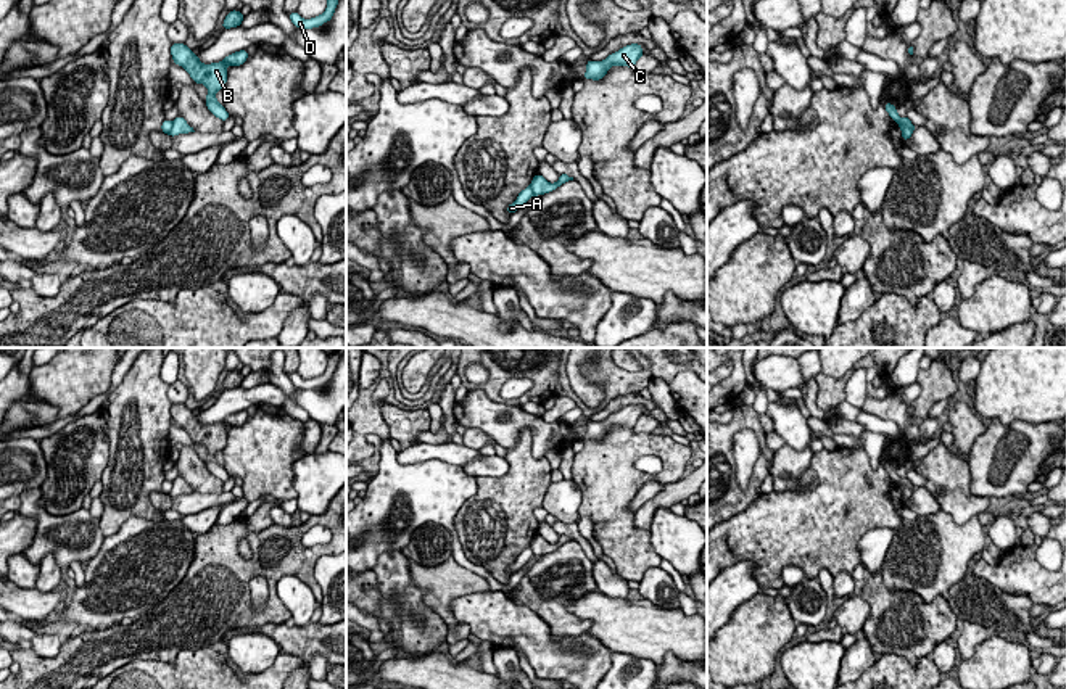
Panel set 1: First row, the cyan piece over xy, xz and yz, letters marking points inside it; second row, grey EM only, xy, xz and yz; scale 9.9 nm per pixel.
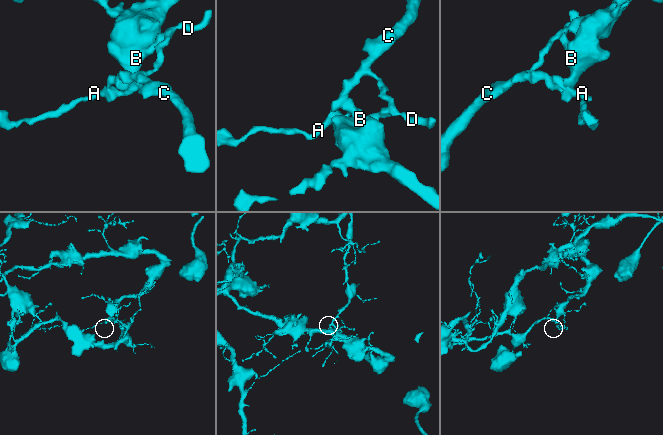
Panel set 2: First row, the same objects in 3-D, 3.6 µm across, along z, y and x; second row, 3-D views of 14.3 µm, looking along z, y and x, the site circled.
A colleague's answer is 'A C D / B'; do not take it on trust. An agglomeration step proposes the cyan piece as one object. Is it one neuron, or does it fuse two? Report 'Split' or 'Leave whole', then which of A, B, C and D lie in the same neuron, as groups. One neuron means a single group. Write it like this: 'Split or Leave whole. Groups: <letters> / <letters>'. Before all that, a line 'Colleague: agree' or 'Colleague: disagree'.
Colleague: agree
Split. Groups: A C D / B

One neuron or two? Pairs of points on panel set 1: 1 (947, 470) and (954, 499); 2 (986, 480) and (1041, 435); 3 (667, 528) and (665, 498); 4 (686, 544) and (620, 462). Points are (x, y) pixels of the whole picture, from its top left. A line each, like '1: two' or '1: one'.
1: one
2: one
3: two
4: two

